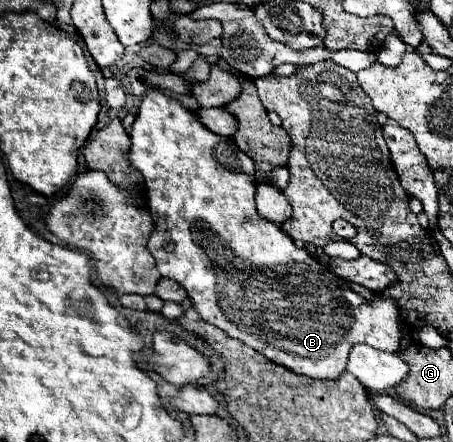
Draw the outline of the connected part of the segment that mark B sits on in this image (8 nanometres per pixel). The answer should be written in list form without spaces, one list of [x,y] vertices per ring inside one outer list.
[[[161,91],[143,95],[131,129],[129,159],[147,185],[149,211],[155,225],[147,249],[155,257],[159,273],[177,281],[187,291],[199,315],[211,325],[253,347],[269,361],[299,375],[323,381],[341,375],[349,351],[357,343],[369,343],[381,351],[399,349],[405,329],[399,321],[399,307],[395,307],[395,301],[383,299],[379,293],[367,301],[353,293],[345,279],[335,277],[325,265],[319,265],[319,261],[311,257],[316,252],[313,244],[305,243],[307,253],[305,249],[299,249],[289,235],[283,235],[275,223],[261,219],[255,211],[257,181],[253,159],[231,139],[205,129],[181,103],[165,97]]]

